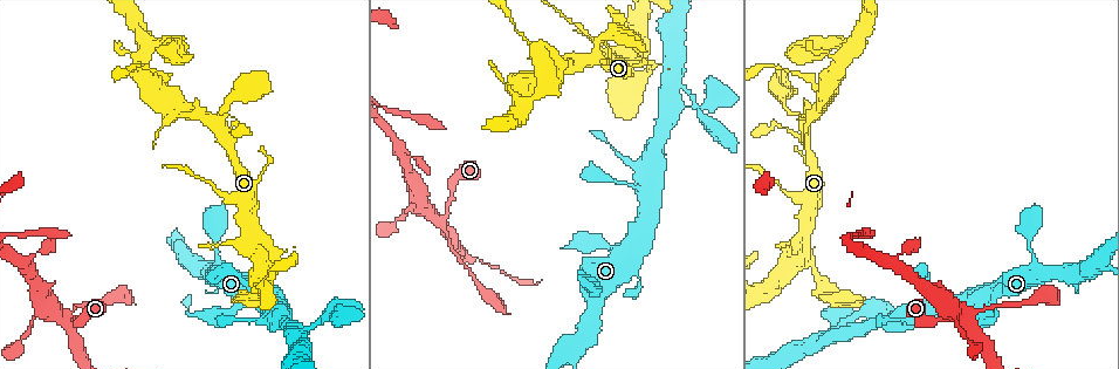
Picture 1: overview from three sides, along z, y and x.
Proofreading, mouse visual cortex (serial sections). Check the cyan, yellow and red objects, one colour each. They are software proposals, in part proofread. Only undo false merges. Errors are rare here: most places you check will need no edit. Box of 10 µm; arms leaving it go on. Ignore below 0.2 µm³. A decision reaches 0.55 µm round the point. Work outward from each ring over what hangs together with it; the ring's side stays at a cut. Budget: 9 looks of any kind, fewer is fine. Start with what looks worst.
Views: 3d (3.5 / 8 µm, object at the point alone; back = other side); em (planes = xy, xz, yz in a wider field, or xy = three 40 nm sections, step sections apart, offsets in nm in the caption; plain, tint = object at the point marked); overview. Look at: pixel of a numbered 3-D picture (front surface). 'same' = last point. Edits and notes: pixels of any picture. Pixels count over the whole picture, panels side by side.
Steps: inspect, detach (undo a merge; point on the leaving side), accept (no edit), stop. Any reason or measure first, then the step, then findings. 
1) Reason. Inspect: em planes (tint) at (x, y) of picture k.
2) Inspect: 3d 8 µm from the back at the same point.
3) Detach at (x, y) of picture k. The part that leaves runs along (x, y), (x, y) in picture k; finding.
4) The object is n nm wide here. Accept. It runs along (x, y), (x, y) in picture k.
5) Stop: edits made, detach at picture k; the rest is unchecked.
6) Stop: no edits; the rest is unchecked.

A narrow waist. Inspect: 3d 3.5 µm at (646, 72) of picture 1.

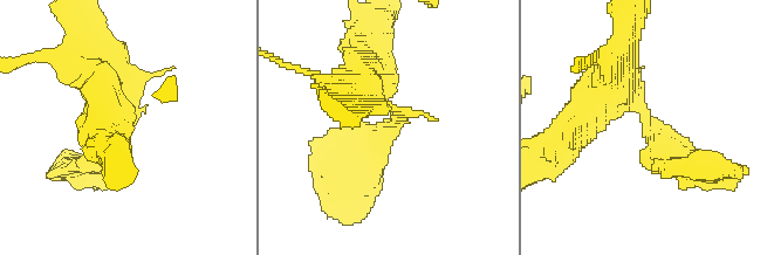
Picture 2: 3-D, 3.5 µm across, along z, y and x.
Now the EM. Inspect: em xy step 1 (tint) at (385, 125) of picture 2.

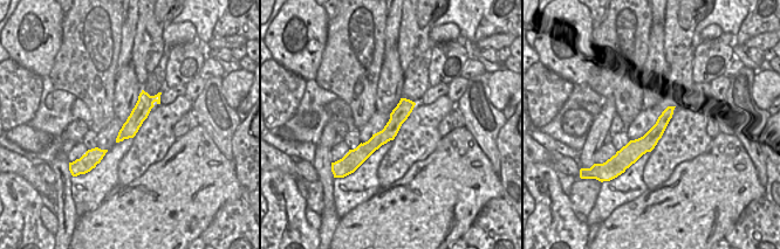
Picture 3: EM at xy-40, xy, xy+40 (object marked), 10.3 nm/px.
Accept. One cell here.

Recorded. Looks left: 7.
Inspect: 3d 3.5 µm at (826, 102) of picture 1.

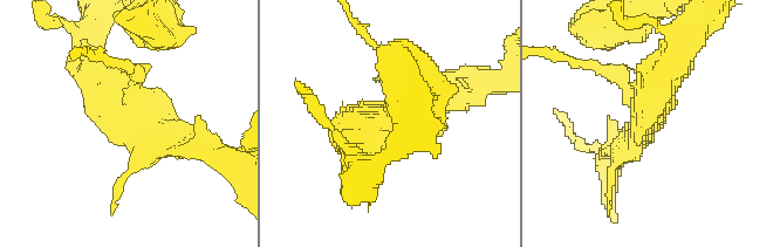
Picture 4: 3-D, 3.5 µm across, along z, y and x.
3 arms meet here; the arms are 150, 300, 400 nm wide. Inspect: em xy step 3 (tint) at (142, 116) of picture 4.

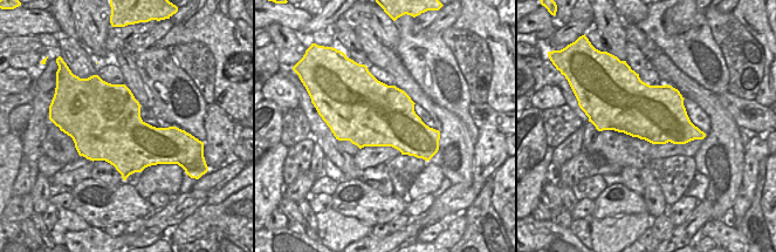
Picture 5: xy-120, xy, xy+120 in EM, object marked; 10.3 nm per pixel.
The object is 700 nm wide here. Accept. It runs along (189, 148), (114, 94), (88, 47) in picture 4; continuous, no second cell.

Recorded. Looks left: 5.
Inspect: 3d 8 µm at (324, 321) of picture 1.

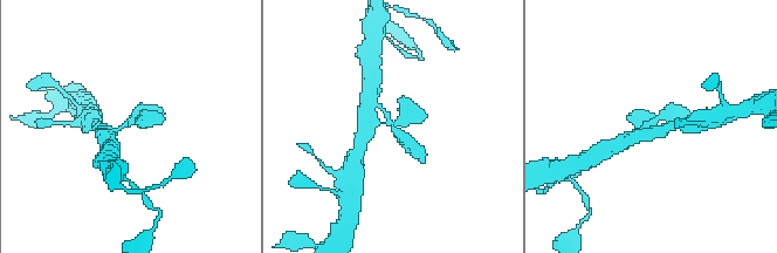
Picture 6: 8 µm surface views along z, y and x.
Need the tissue. Inspect: em xy step 3 (tint) at the same point.

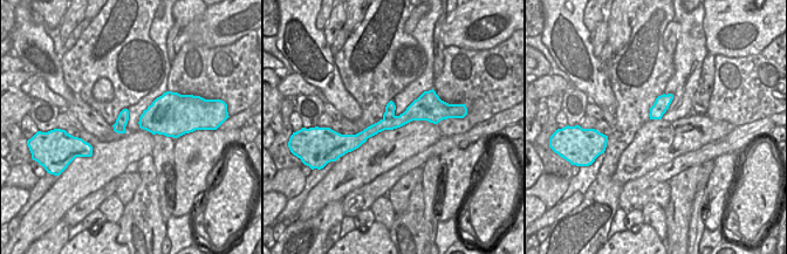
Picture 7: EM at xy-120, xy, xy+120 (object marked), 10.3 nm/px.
Accept. It runs along (365, 132), (377, 123), (401, 121), (404, 100) in picture 6; all the same cell.

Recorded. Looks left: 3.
Calibre changes. Inspect: 3d 3.5 µm at (67, 322) of picture 1.

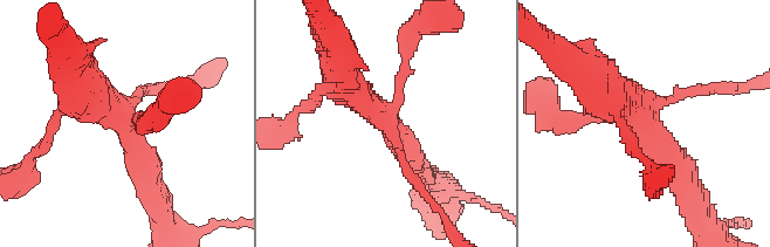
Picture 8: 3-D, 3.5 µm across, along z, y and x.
Need the tissue. Inspect: em xy step 1 (tint) at (126, 122) of picture 8.

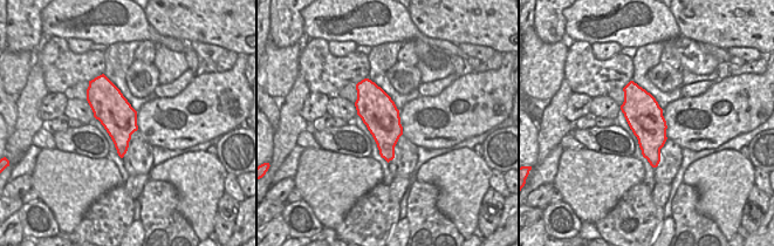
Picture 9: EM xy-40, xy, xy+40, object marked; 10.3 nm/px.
The object is 380 nm wide here. Accept. It runs along (146, 121), (122, 121), (75, 88) in picture 8; continuous, no second cell.

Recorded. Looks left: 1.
Stop: no edits; the rest is unchecked.

